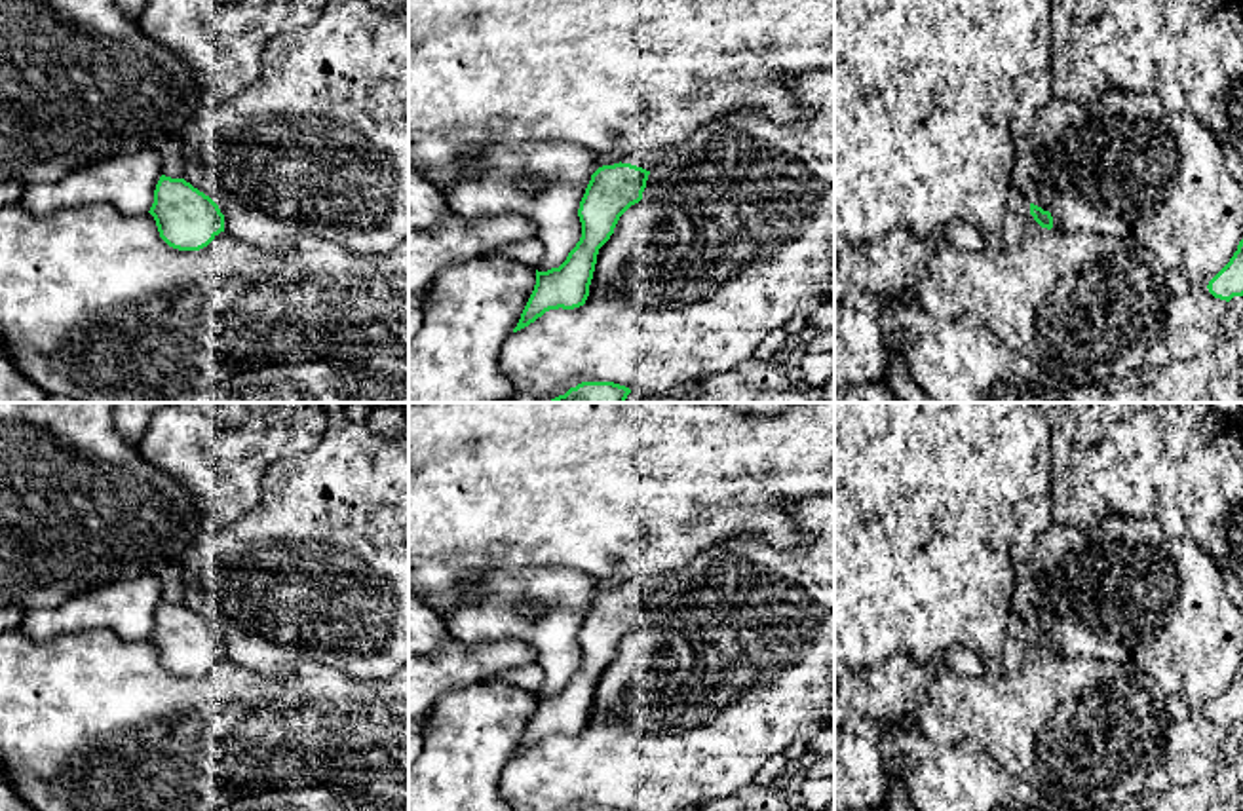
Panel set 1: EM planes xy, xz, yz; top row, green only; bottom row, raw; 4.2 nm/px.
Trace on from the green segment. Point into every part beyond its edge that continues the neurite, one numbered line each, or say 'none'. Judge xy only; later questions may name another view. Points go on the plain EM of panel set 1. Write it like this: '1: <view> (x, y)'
none

